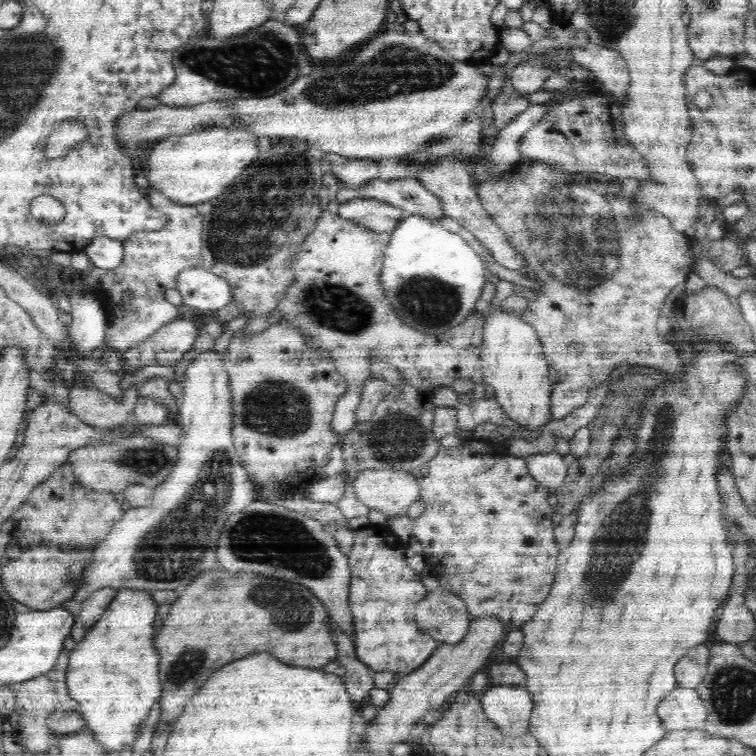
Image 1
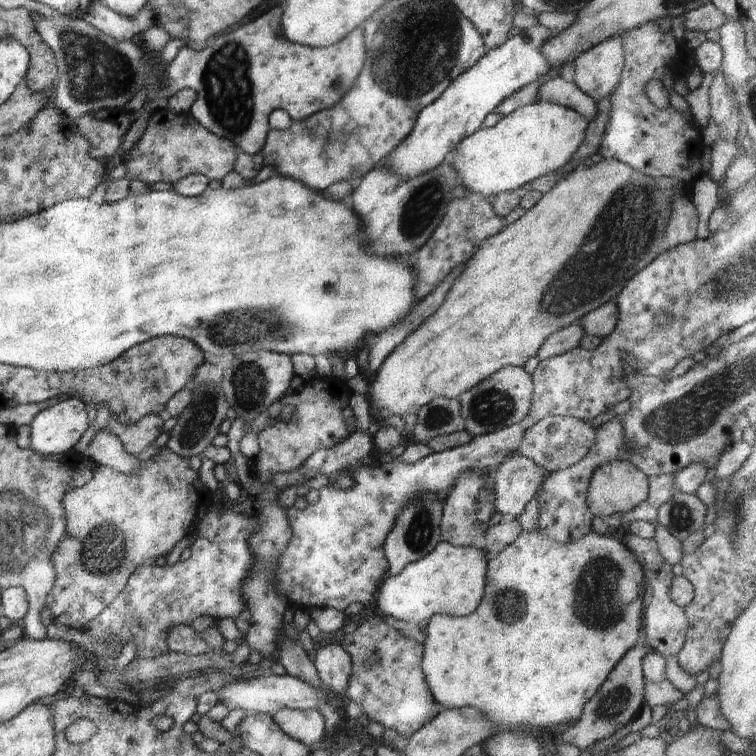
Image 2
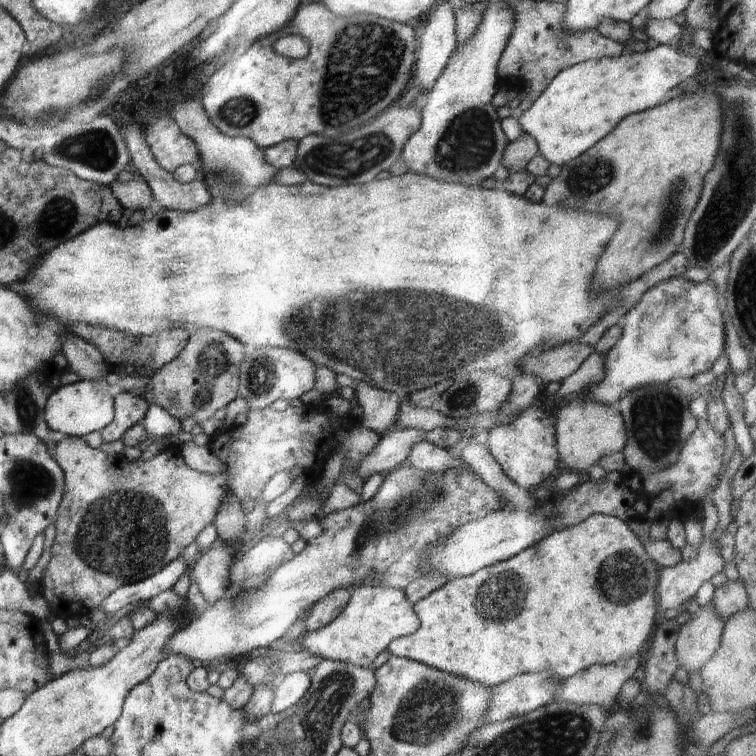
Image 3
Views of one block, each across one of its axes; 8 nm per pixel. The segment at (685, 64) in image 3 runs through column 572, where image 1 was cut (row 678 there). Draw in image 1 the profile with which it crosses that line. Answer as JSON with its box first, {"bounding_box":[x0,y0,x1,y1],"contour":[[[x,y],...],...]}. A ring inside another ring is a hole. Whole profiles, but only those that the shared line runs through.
{"bounding_box":[65,589,160,755],"contour":[[[120,589],[103,618],[88,628],[84,638],[69,652],[65,676],[69,695],[79,704],[78,711],[82,715],[85,728],[93,734],[93,739],[101,744],[107,754],[116,752],[120,755],[125,747],[133,745],[139,737],[140,724],[148,718],[154,702],[160,698],[160,655],[153,643],[157,633],[154,631],[154,621],[158,616],[157,607],[150,599],[148,590]]]}

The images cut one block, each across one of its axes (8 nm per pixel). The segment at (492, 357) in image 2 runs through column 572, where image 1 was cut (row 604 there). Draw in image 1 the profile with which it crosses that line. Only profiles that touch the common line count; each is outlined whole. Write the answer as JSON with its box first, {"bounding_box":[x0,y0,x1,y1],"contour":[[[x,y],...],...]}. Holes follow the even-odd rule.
{"bounding_box":[154,568,337,725],"contour":[[[223,568],[202,571],[188,586],[181,589],[182,594],[172,602],[170,612],[156,633],[154,648],[160,655],[159,679],[162,687],[159,698],[160,718],[166,724],[174,725],[178,716],[184,712],[186,702],[204,686],[204,682],[224,664],[244,658],[254,652],[268,652],[288,666],[320,669],[330,661],[336,660],[337,646],[333,628],[330,628],[330,614],[325,606],[308,588],[295,582],[276,580],[256,574],[230,573]]]}

